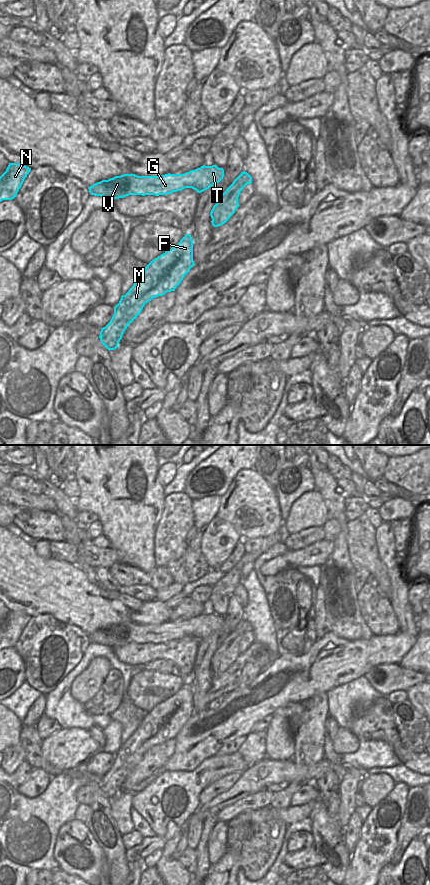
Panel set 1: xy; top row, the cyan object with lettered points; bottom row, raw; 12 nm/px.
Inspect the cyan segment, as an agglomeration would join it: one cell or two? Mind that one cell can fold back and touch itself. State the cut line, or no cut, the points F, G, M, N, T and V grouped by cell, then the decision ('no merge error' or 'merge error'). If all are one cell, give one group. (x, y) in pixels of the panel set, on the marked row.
xy (237, 177), (239, 180), (248, 183) | F M / G N T V | merge error

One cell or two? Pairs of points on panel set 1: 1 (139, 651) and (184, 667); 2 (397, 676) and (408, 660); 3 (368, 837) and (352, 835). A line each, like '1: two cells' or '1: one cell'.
1: one cell
2: two cells
3: two cells

